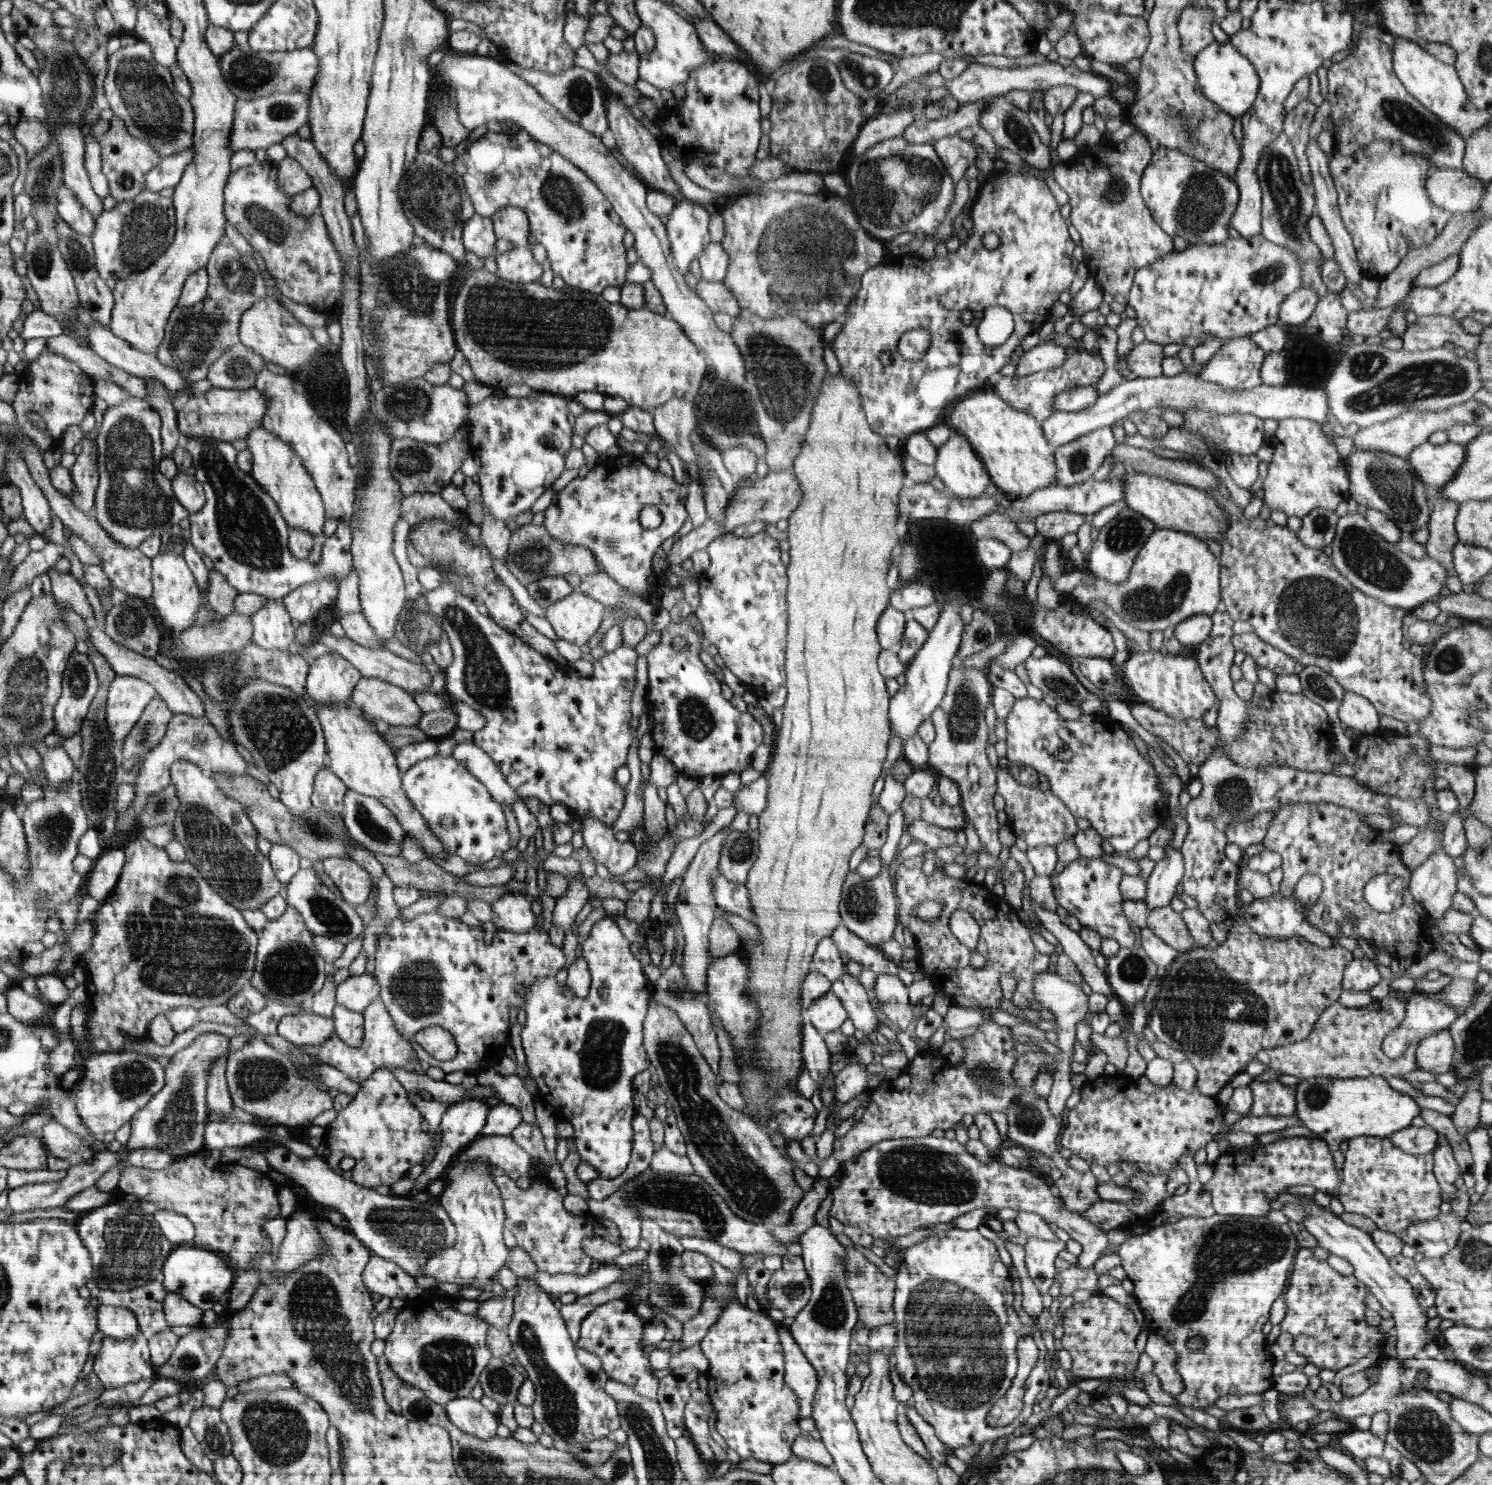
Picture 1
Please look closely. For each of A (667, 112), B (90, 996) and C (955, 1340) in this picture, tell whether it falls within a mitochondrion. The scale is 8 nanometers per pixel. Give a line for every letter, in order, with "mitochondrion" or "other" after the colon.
A: other
B: other
C: mitochondrion

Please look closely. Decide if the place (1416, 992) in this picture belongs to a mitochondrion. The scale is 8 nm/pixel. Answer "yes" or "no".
no

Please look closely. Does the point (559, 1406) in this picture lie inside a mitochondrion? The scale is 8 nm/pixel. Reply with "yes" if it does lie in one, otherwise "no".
yes

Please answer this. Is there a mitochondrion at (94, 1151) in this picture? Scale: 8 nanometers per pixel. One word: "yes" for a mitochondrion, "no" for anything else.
no

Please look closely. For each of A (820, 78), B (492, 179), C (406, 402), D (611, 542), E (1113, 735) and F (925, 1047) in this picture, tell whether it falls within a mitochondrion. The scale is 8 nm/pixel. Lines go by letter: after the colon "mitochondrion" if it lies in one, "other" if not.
A: mitochondrion
B: mitochondrion
C: mitochondrion
D: mitochondrion
E: other
F: other

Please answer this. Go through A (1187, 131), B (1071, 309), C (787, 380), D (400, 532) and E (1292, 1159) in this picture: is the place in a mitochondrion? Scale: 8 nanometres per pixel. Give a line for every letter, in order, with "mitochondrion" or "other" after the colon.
A: mitochondrion
B: other
C: mitochondrion
D: other
E: other

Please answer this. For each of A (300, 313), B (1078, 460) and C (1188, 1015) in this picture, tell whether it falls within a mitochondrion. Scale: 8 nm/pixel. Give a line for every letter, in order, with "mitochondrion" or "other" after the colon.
A: other
B: mitochondrion
C: mitochondrion

